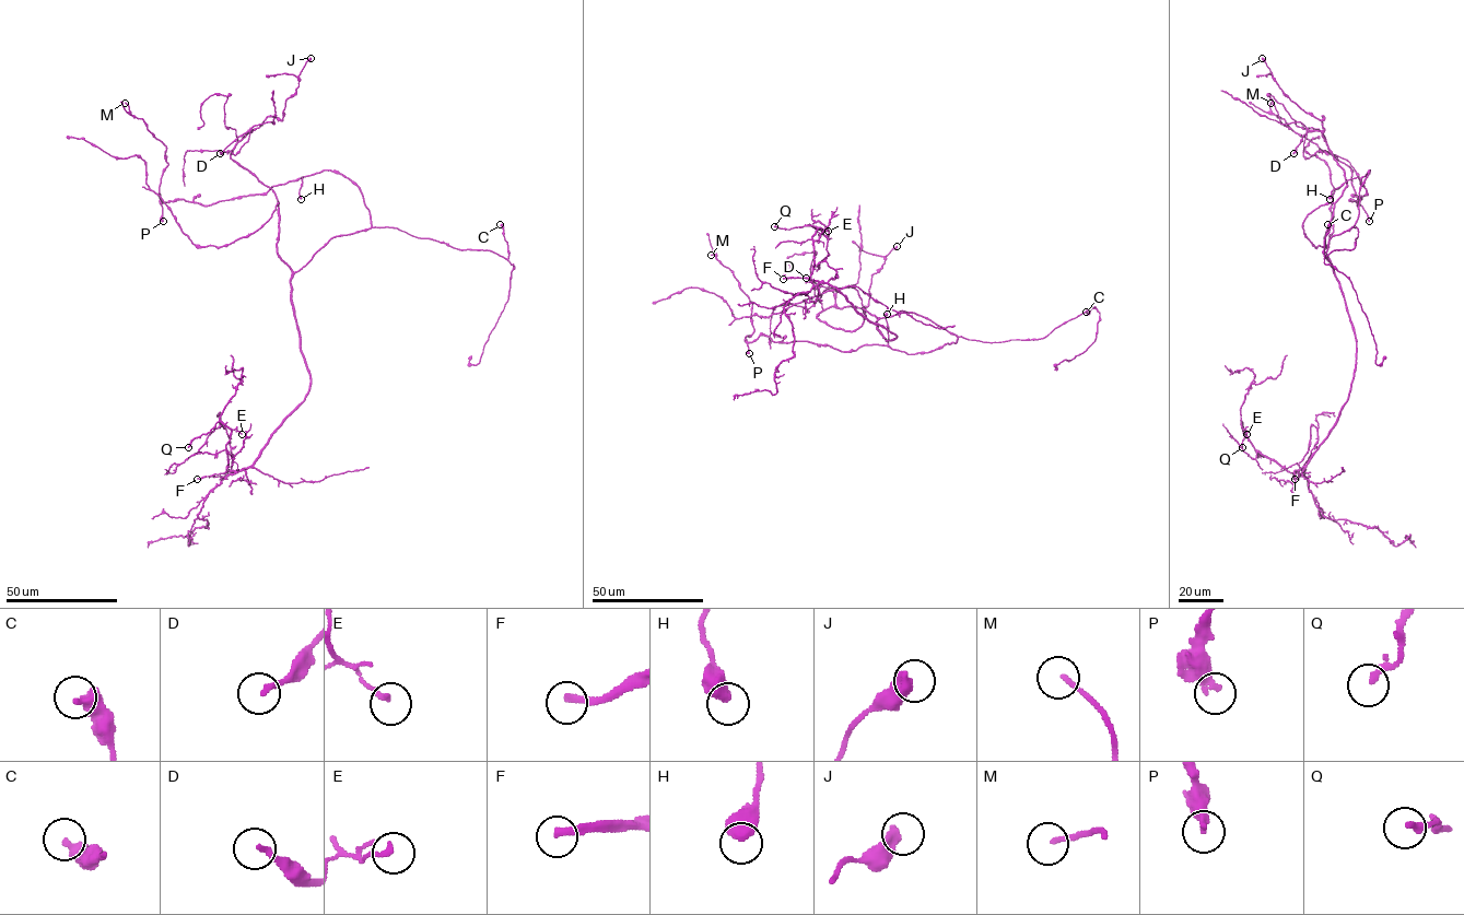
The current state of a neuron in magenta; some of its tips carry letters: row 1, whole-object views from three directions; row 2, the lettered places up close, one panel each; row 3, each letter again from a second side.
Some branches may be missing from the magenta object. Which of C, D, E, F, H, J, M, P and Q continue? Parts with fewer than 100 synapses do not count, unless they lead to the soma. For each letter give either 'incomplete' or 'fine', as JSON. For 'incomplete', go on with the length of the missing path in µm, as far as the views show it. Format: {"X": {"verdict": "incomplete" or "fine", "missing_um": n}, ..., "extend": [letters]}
{"C": {"verdict": "fine"}, "D": {"verdict": "fine"}, "E": {"verdict": "fine"}, "F": {"verdict": "incomplete", "missing_um": 170}, "H": {"verdict": "fine"}, "J": {"verdict": "fine"}, "M": {"verdict": "fine"}, "P": {"verdict": "fine"}, "Q": {"verdict": "fine"}, "extend": ["F"]}

